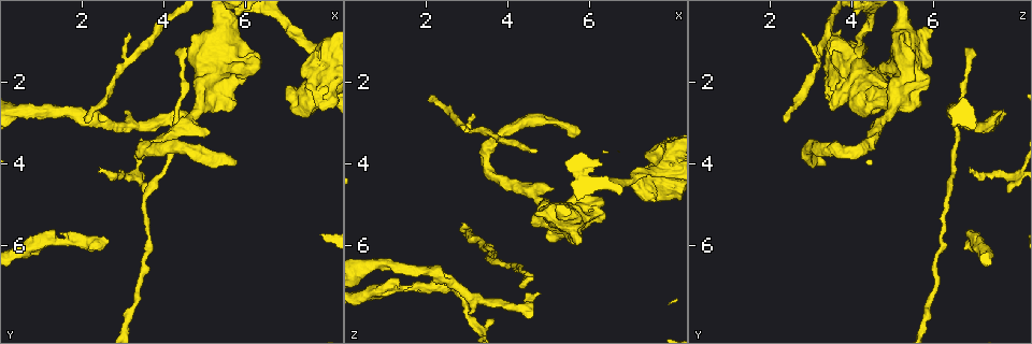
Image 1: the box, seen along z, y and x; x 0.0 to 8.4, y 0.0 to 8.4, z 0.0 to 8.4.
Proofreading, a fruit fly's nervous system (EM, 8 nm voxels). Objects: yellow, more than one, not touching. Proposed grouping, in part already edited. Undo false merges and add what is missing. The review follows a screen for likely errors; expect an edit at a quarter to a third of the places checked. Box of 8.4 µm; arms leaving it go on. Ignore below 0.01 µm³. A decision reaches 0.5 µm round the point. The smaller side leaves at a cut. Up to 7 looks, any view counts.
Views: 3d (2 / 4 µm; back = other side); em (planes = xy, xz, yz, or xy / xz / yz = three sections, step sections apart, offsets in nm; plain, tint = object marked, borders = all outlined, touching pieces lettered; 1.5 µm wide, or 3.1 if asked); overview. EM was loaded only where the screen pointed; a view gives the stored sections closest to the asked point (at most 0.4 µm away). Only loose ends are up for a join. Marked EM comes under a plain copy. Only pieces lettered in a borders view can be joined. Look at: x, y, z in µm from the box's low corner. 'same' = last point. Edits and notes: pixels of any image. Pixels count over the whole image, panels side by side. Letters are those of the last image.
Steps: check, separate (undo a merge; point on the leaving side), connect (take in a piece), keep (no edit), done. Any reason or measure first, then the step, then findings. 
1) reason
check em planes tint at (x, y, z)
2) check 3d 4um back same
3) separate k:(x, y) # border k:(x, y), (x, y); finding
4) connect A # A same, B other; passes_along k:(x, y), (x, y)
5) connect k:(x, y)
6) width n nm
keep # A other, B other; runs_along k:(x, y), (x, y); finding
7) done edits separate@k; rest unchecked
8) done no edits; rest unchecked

branch stops here
check 3d 2um at (5.70, 0.70, 6.00)

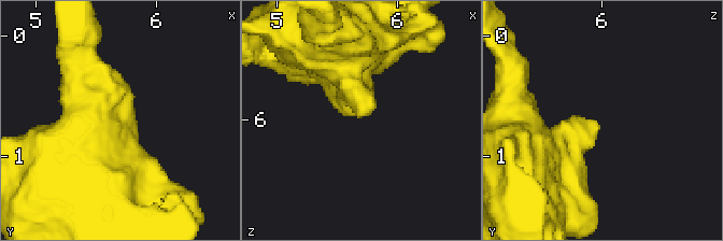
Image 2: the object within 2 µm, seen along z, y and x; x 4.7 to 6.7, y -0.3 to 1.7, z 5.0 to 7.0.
now the EM
check em planes borders at (5.72, 0.74, 5.96)

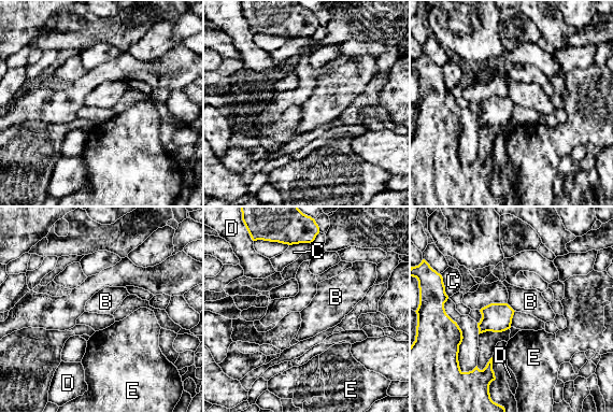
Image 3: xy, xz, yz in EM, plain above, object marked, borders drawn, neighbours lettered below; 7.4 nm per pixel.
longest_contact C 160 nm
keep # B other, C other, D other, E other; border 3:(507, 303), (514, 311); no lettered piece goes on from it

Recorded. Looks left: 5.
an open end
check em planes borders at (2.20, 2.95, 2.35)

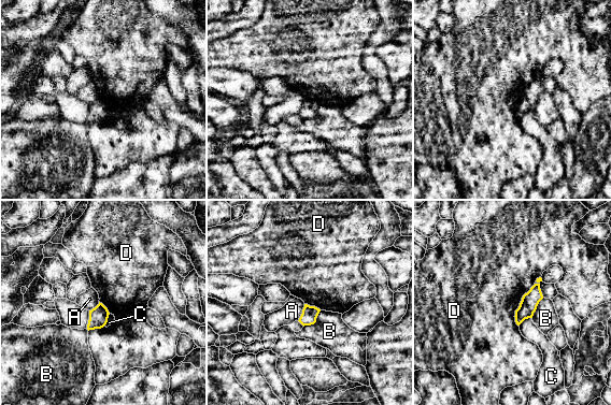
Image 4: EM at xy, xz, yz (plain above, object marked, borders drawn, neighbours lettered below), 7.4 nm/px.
keep # A other, B other, C other, D other; border 4:(535, 284), (515, 311), (517, 326); none of them fits

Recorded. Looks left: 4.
thin end
check 3d 2um at (3.70, 4.70, 7.80)

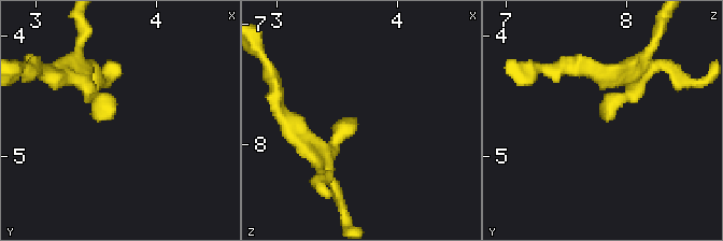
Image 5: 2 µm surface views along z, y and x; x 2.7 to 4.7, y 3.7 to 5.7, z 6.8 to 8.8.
check em planes borders at (3.60, 4.66, 7.84)

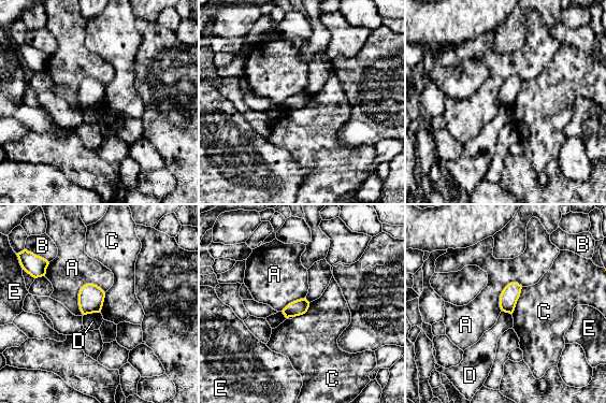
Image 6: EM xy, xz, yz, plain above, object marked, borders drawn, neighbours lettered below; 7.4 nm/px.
longest_contact A 260 nm
keep # A other, B other, C other, D other, E other; no lettered piece goes on from it

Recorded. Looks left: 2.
done no edits; rest unchecked

